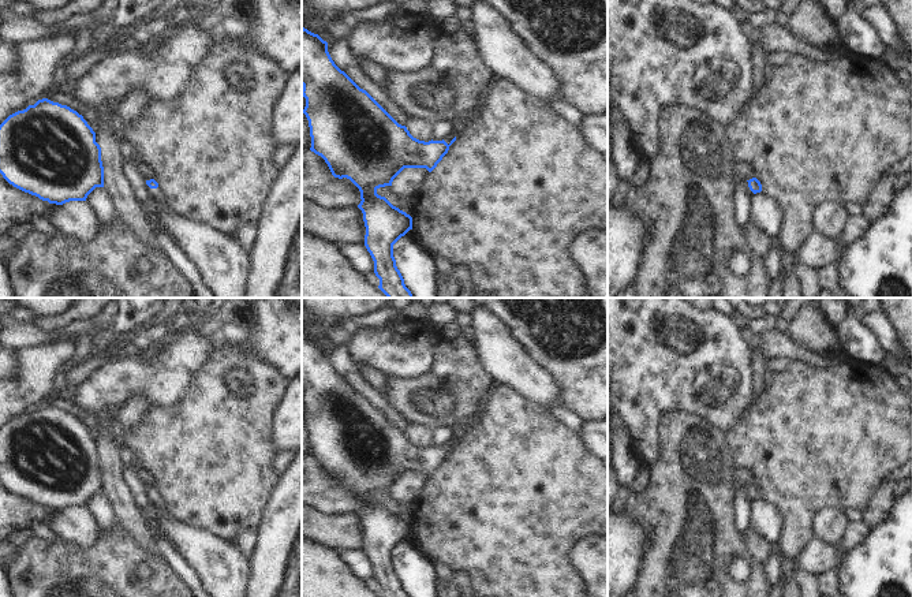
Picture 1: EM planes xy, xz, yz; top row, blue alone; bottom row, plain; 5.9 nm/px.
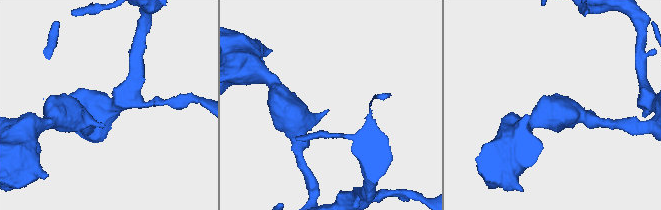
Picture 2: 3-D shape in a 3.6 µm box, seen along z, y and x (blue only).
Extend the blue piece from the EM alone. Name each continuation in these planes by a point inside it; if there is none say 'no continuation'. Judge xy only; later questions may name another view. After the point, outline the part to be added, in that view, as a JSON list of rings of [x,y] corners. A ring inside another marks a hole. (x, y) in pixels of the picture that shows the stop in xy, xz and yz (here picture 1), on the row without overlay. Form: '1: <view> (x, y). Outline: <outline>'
1: xy (157, 502). Outline: [[[146,490],[146,496],[149,499],[149,501],[153,504],[153,507],[157,510],[157,511],[167,511],[167,505],[160,495],[160,492],[157,495],[150,495],[147,490]]]

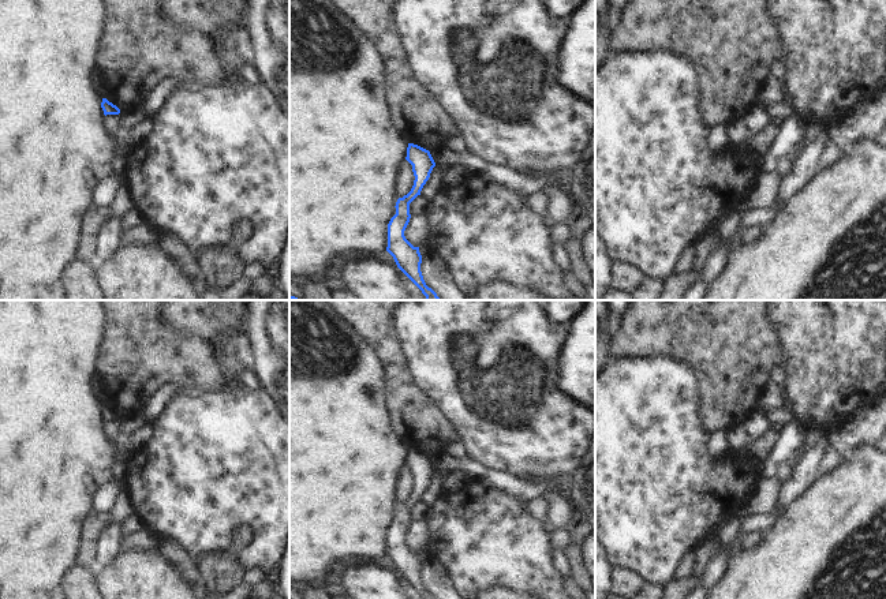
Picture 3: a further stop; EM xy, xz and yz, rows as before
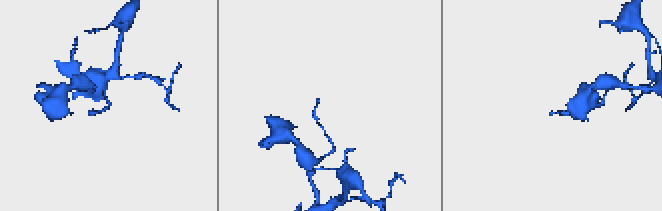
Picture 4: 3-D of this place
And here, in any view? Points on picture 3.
no continuation

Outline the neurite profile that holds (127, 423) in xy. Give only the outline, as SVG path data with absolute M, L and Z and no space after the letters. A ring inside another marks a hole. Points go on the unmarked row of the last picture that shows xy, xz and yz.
M141 411L131 415L123 416L119 419L120 427L115 438L116 445L116 460L124 464L127 457L127 452L130 449L130 435L134 430L139 428L141 426L146 424L145 418L142 416Z

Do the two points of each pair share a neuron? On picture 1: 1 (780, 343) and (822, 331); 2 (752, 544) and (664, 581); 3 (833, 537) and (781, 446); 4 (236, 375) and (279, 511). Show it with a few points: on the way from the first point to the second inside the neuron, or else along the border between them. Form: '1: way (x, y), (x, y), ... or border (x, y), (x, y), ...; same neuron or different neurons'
1: border (788, 334), (800, 346), (815, 351), (821, 357); different neurons
2: border (743, 537), (747, 549), (762, 564); different neurons
3: border (844, 511), (822, 507), (814, 517), (813, 537); different neurons
4: border (281, 478), (261, 525); different neurons

